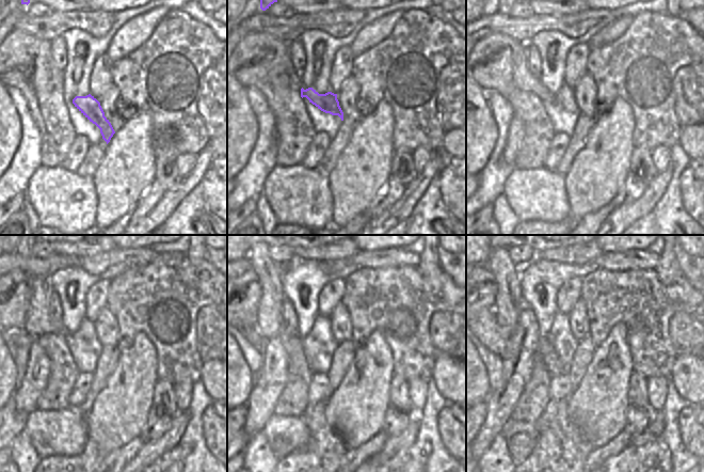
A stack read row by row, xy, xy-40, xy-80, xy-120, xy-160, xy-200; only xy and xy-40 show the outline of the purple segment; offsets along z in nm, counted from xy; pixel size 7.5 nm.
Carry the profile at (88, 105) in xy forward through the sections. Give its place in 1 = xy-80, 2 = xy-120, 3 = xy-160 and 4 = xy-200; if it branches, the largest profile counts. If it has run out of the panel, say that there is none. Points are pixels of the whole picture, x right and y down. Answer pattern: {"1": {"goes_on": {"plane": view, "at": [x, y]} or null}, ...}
{"1": {"goes_on": {"plane": "xy-80", "at": [524, 79]}}, "2": {"goes_on": {"plane": "xy-120", "at": [38, 321]}}, "3": {"goes_on": {"plane": "xy-160", "at": [270, 324]}}, "4": {"goes_on": {"plane": "xy-200", "at": [509, 298]}}}

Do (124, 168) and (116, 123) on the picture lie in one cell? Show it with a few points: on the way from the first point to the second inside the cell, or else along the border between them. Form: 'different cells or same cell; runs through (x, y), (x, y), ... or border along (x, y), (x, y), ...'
different cells; border along (126, 122), (115, 132)

